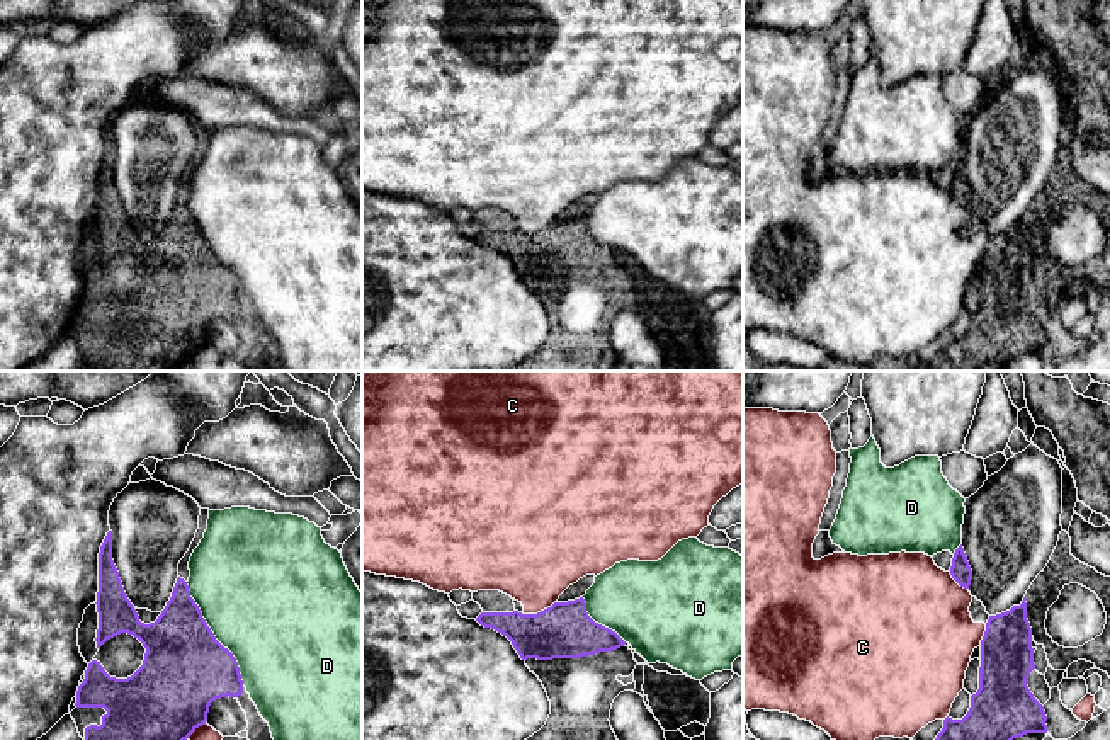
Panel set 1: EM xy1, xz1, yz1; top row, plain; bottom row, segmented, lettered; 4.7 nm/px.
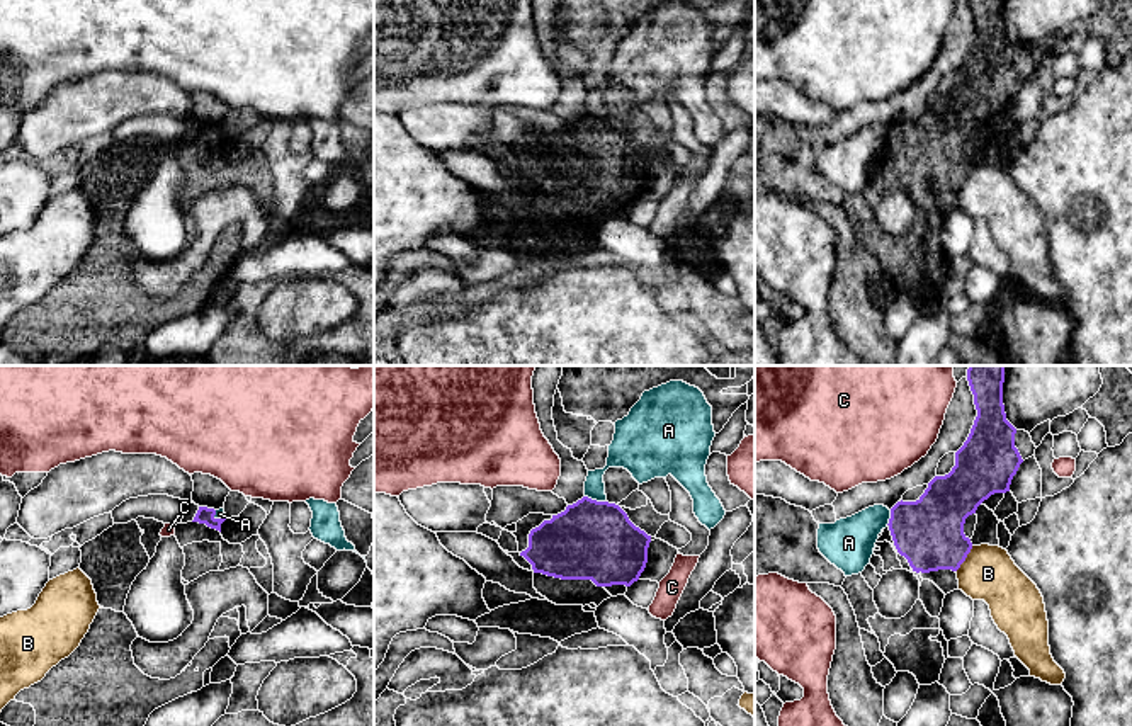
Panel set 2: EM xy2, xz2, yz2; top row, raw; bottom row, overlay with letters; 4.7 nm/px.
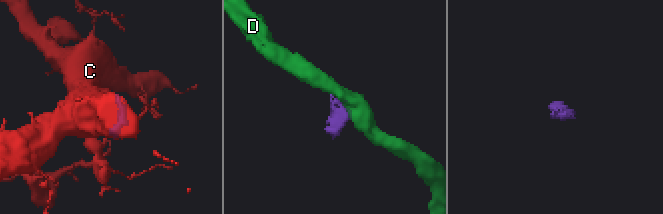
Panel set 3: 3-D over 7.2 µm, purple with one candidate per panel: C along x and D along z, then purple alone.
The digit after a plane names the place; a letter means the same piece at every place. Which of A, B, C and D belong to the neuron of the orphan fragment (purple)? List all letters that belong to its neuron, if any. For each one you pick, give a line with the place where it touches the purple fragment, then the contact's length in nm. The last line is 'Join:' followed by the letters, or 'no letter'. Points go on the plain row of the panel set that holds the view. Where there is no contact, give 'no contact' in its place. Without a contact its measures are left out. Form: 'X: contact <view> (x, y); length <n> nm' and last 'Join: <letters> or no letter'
Join: no letter

